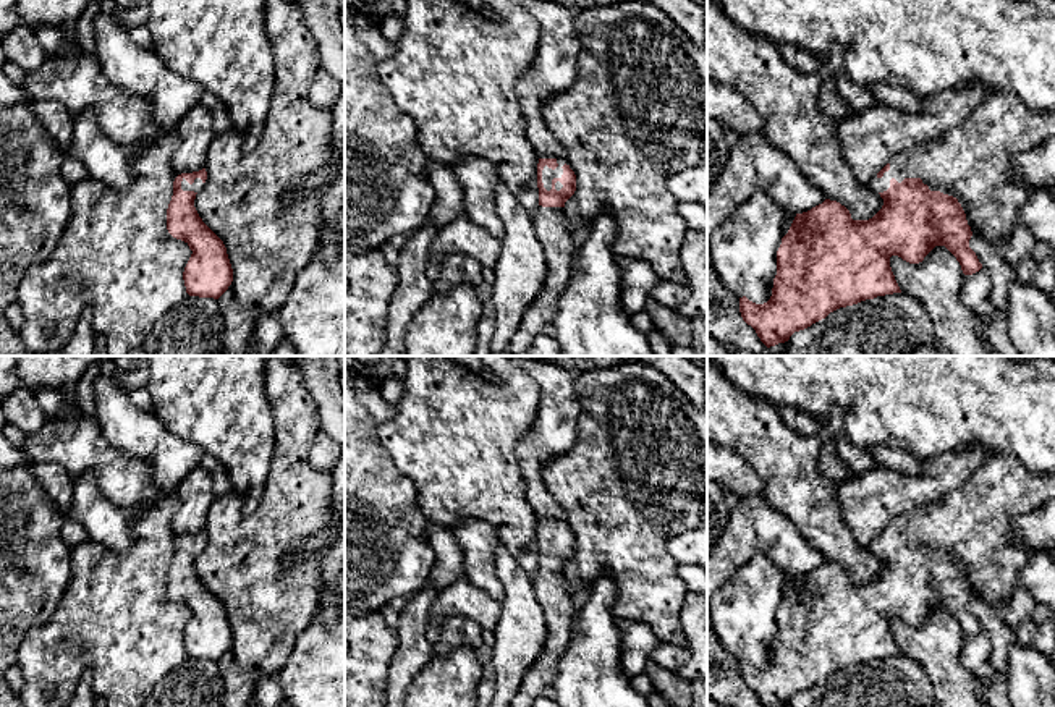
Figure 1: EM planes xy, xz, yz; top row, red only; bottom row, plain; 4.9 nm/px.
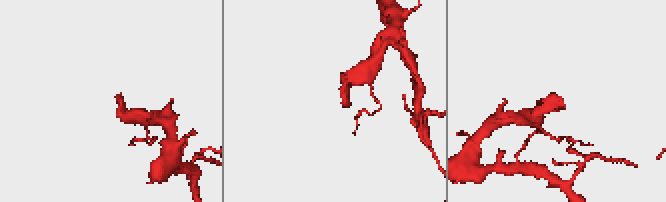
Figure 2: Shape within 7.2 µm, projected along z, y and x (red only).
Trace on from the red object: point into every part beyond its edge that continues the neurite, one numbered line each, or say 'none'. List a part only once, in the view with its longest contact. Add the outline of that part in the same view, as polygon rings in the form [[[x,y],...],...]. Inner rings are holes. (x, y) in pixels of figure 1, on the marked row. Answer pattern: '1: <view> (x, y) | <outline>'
1: xz (547, 173) | [[[558,159],[557,163],[558,163],[558,167],[555,170],[549,168],[547,165],[542,170],[542,183],[544,183],[544,188],[547,191],[552,189],[552,180],[553,178],[561,178],[561,175],[563,175],[563,168],[561,167],[565,165],[565,160]]]

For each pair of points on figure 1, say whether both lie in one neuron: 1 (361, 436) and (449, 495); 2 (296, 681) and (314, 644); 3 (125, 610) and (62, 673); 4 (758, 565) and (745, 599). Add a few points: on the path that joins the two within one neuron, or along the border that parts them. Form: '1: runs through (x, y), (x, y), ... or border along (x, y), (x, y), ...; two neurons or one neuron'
1: border along (392, 418), (377, 431), (377, 440), (415, 484); two neurons
2: runs through (306, 672), (314, 664), (314, 654); one neuron
3: runs through (107, 628), (91, 644), (91, 652), (80, 659); one neuron
4: runs through (758, 573), (758, 586), (753, 591); one neuron

